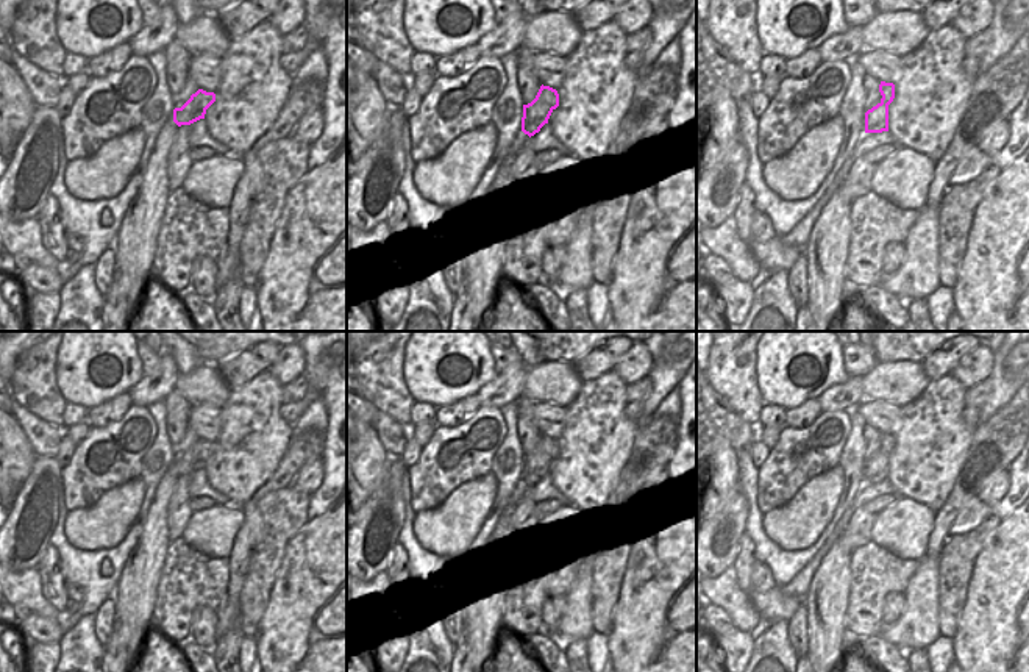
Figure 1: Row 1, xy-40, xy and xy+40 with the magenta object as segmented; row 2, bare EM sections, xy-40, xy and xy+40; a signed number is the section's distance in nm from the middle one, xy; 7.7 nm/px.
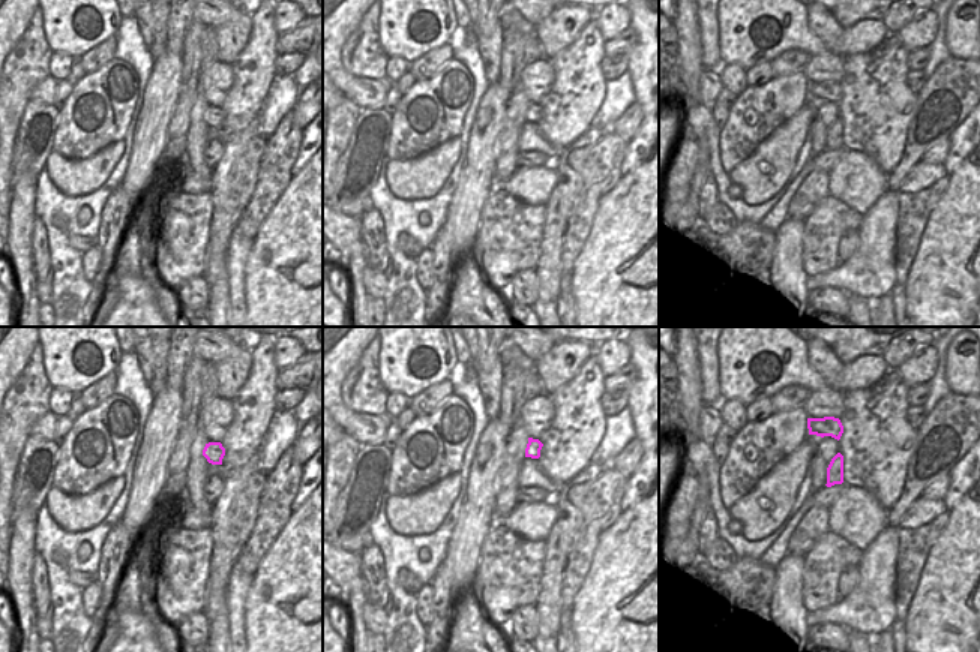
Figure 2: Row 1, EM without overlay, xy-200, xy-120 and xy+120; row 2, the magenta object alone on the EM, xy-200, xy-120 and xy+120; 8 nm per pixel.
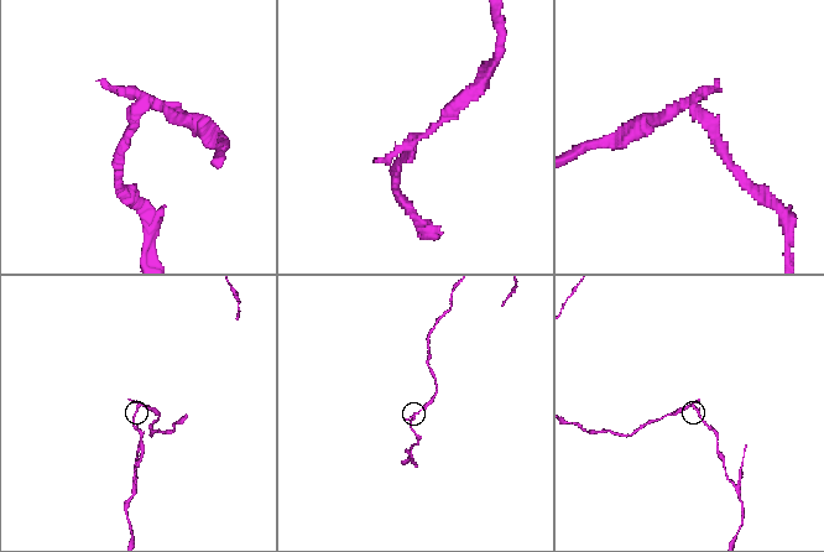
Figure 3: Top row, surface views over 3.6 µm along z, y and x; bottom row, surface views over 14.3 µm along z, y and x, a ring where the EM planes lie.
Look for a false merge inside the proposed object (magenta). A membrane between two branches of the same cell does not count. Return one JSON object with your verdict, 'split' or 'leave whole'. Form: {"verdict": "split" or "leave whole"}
{"verdict": "split"}

